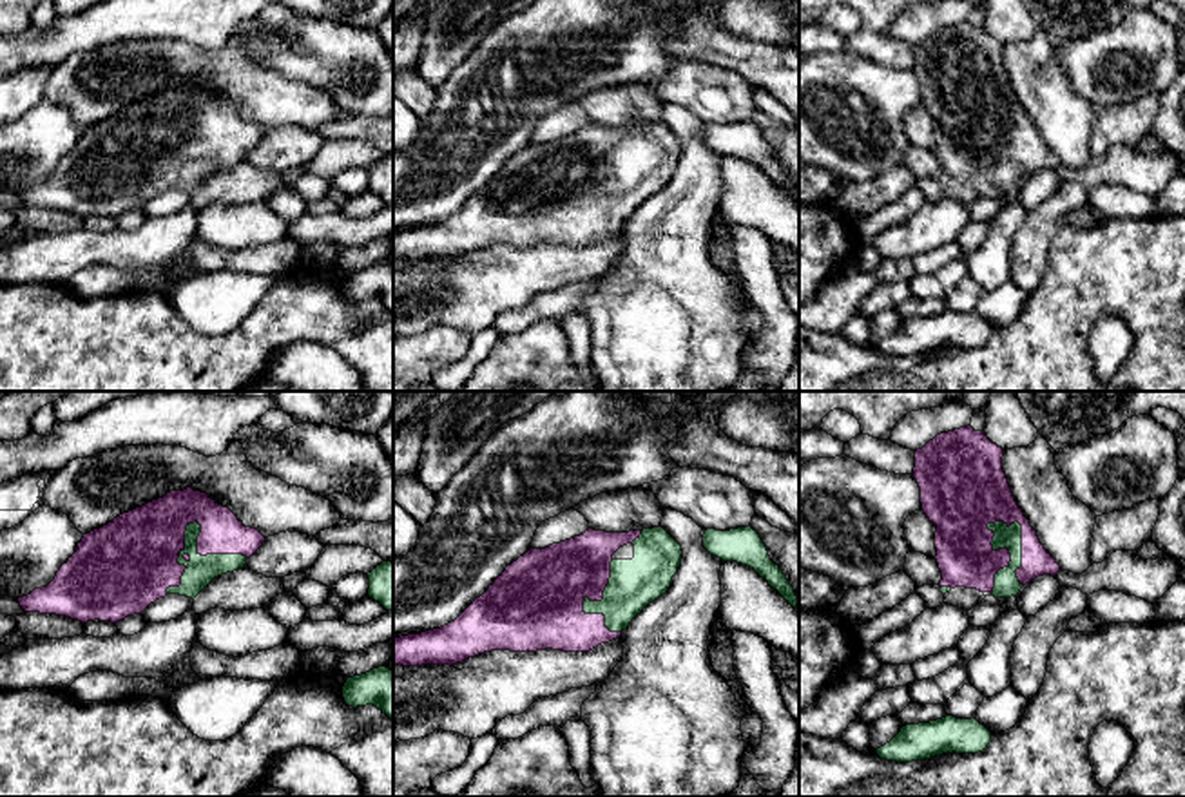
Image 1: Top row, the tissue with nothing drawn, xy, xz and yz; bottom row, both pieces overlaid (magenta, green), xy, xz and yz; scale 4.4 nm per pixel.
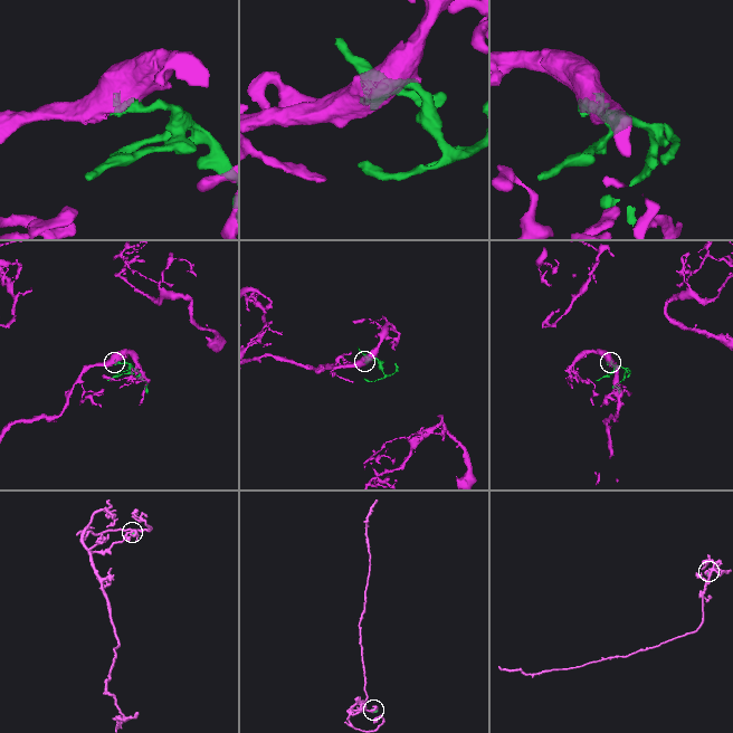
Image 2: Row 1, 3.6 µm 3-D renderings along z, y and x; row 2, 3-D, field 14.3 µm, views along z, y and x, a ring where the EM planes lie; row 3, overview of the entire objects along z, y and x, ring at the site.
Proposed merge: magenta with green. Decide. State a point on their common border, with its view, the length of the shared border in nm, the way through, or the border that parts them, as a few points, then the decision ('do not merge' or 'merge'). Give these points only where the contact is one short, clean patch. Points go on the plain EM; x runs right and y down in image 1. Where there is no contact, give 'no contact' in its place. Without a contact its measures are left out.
contact xy (192, 116); length 400 nm; merge

